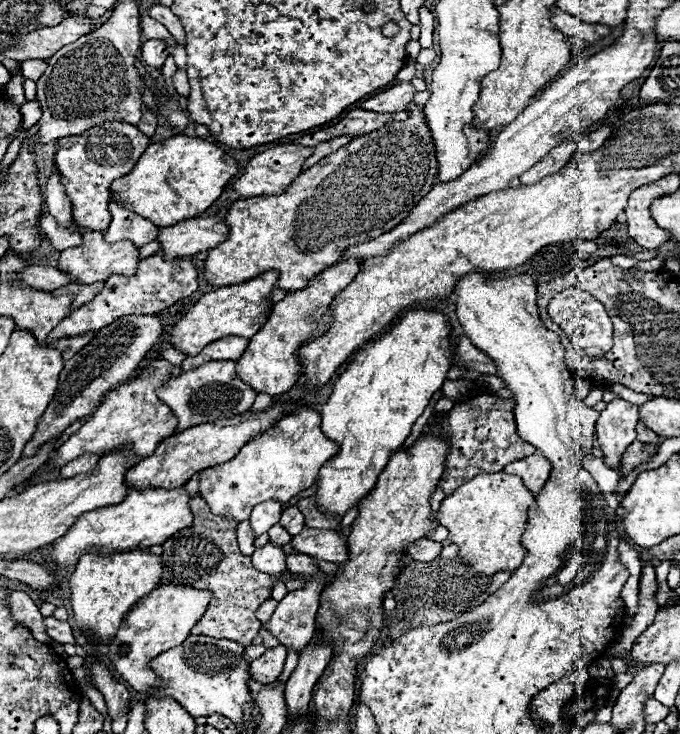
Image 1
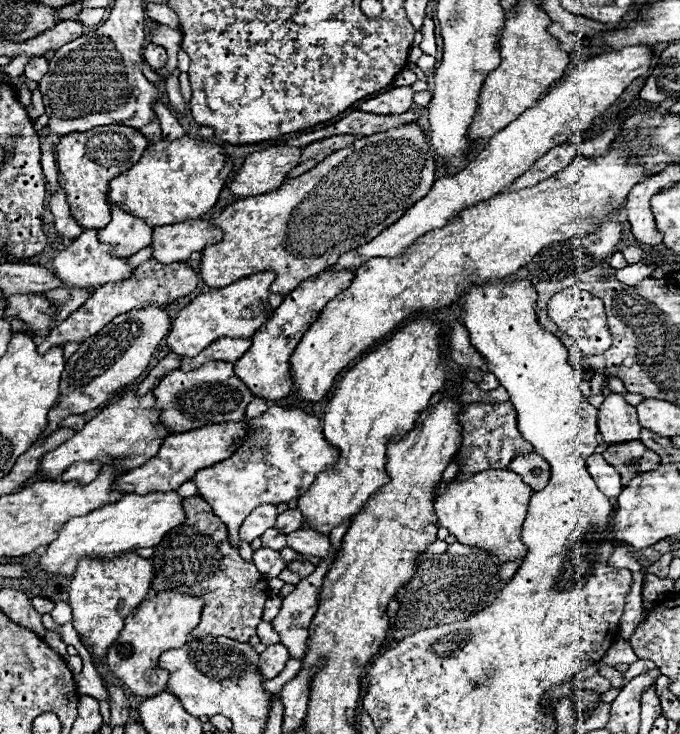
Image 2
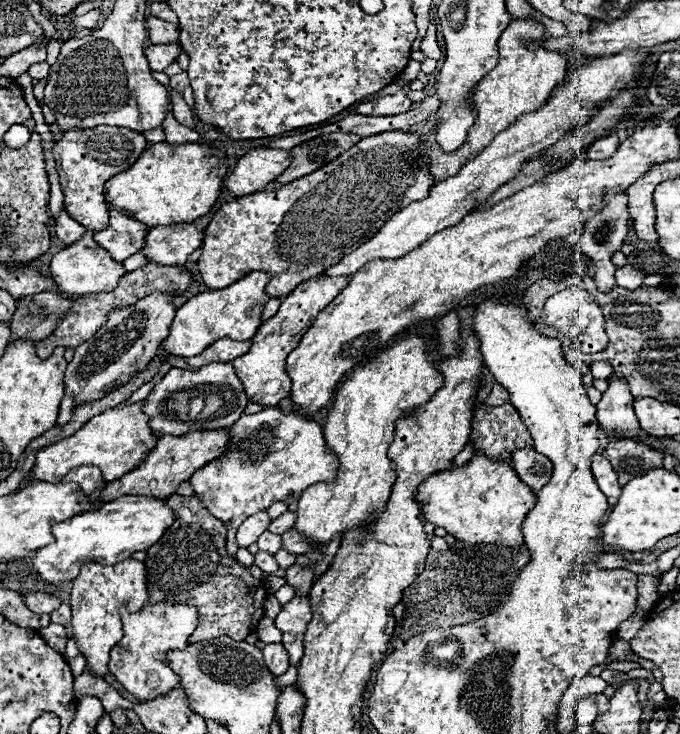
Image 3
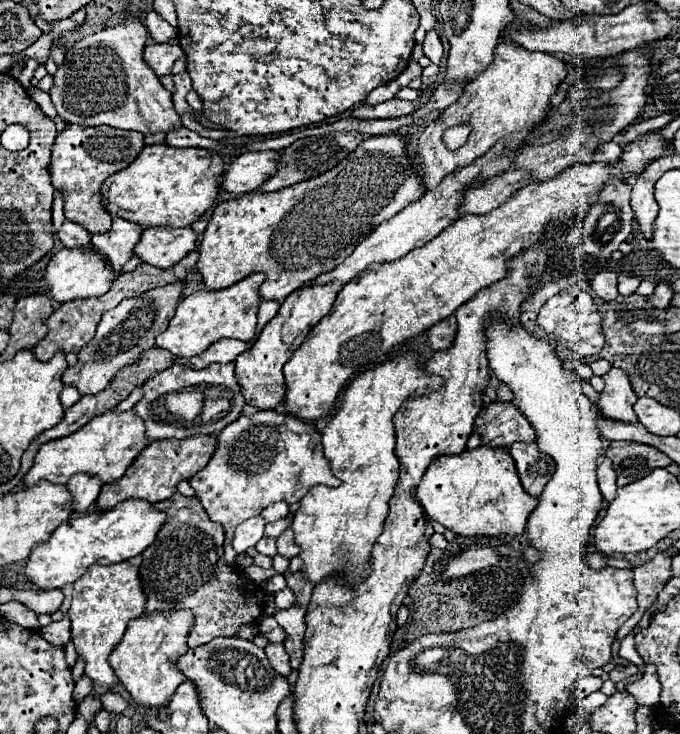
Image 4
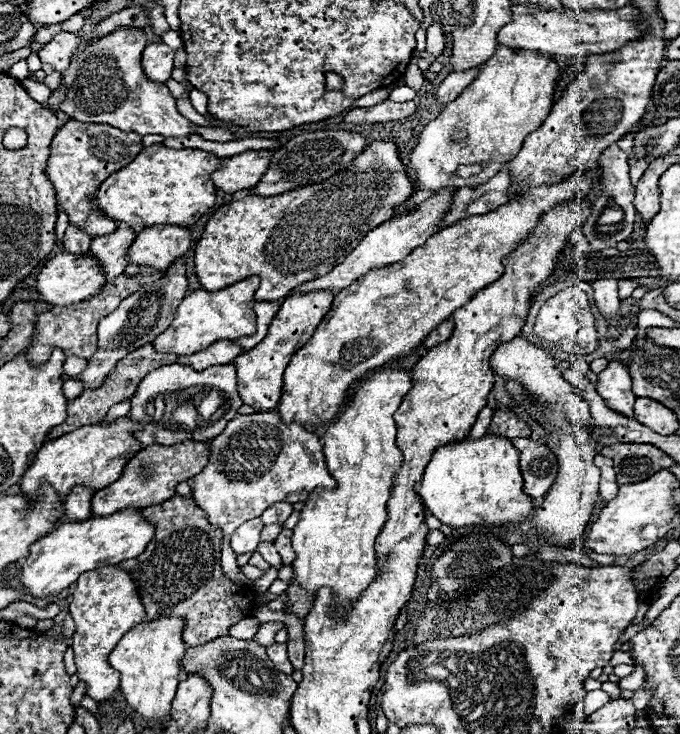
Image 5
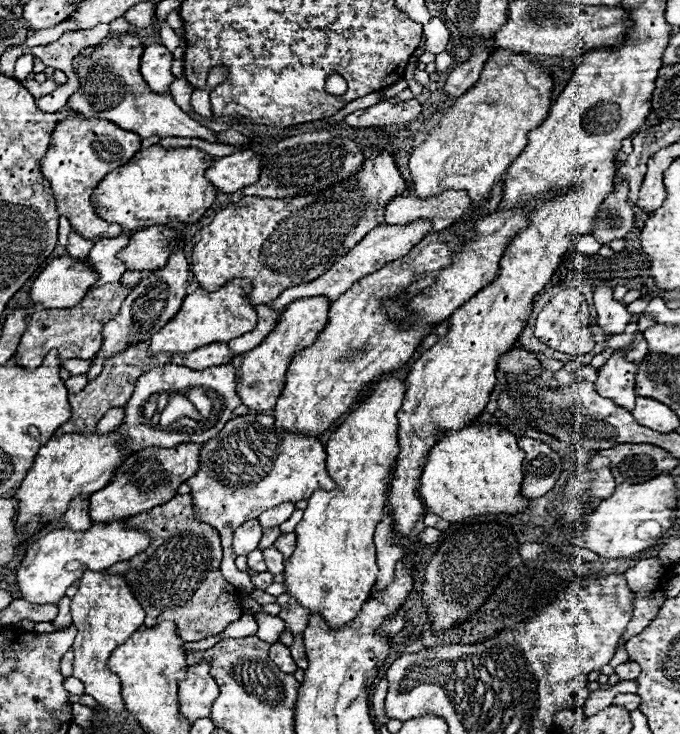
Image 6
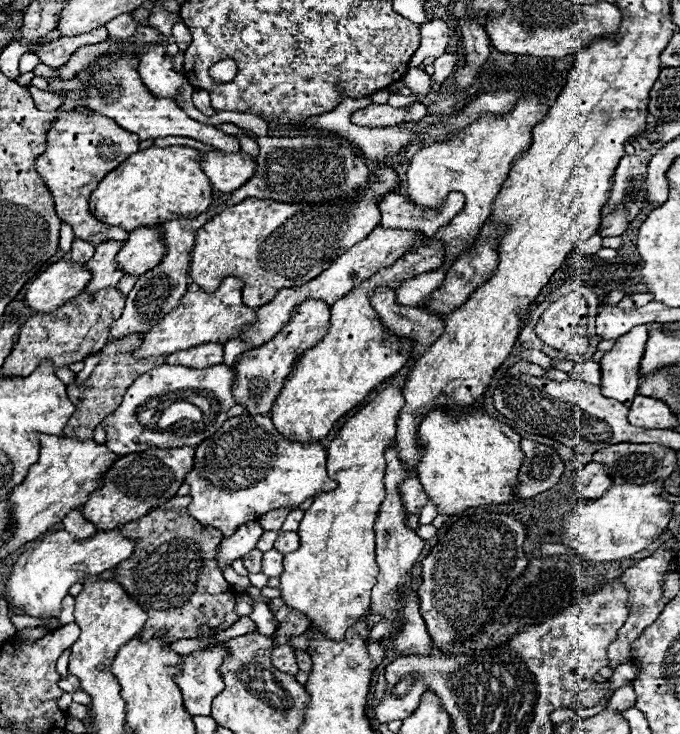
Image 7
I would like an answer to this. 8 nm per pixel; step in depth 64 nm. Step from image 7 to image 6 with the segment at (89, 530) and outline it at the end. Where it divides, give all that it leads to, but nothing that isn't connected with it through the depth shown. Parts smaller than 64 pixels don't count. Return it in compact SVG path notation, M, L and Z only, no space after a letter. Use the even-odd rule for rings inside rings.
M80 496L74 498L74 500L70 502L66 514L64 514L64 522L66 522L66 526L70 526L70 528L86 530L86 528L92 524L92 520L90 520L90 516L88 516L88 498L80 498Z

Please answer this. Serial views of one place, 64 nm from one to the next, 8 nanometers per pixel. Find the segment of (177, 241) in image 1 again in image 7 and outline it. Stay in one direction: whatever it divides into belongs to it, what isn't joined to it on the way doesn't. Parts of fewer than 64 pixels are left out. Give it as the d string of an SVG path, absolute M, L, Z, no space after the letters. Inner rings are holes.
M154 226L154 228L138 228L130 232L130 238L116 254L116 260L126 274L140 276L150 268L154 268L156 264L160 264L164 256L166 256L164 234L160 226Z

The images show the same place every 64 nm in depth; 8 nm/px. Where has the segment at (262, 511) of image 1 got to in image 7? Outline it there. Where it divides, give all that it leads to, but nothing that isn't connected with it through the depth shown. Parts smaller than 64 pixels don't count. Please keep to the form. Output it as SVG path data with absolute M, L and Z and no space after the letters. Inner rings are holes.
M250 522L250 524L242 524L228 540L222 540L220 544L220 552L218 552L218 564L220 568L224 568L226 564L234 562L236 558L246 556L246 552L254 550L258 544L258 538L262 536L262 528L258 522Z

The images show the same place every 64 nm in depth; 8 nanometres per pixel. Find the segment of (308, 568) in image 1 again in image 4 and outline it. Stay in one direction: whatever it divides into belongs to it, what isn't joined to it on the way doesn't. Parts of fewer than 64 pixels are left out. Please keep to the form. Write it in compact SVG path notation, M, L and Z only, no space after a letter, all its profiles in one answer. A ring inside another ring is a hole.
M300 570L294 572L294 574L284 572L284 578L286 578L286 582L288 582L288 588L290 588L290 590L294 592L294 596L296 596L296 604L308 606L314 584L310 584L310 582L304 578L304 574L302 574Z

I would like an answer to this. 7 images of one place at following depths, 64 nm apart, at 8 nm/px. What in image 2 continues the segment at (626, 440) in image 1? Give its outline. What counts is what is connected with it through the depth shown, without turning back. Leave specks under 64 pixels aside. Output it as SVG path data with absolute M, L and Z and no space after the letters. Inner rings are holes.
M612 392L598 410L598 432L608 446L636 440L640 436L636 408Z

